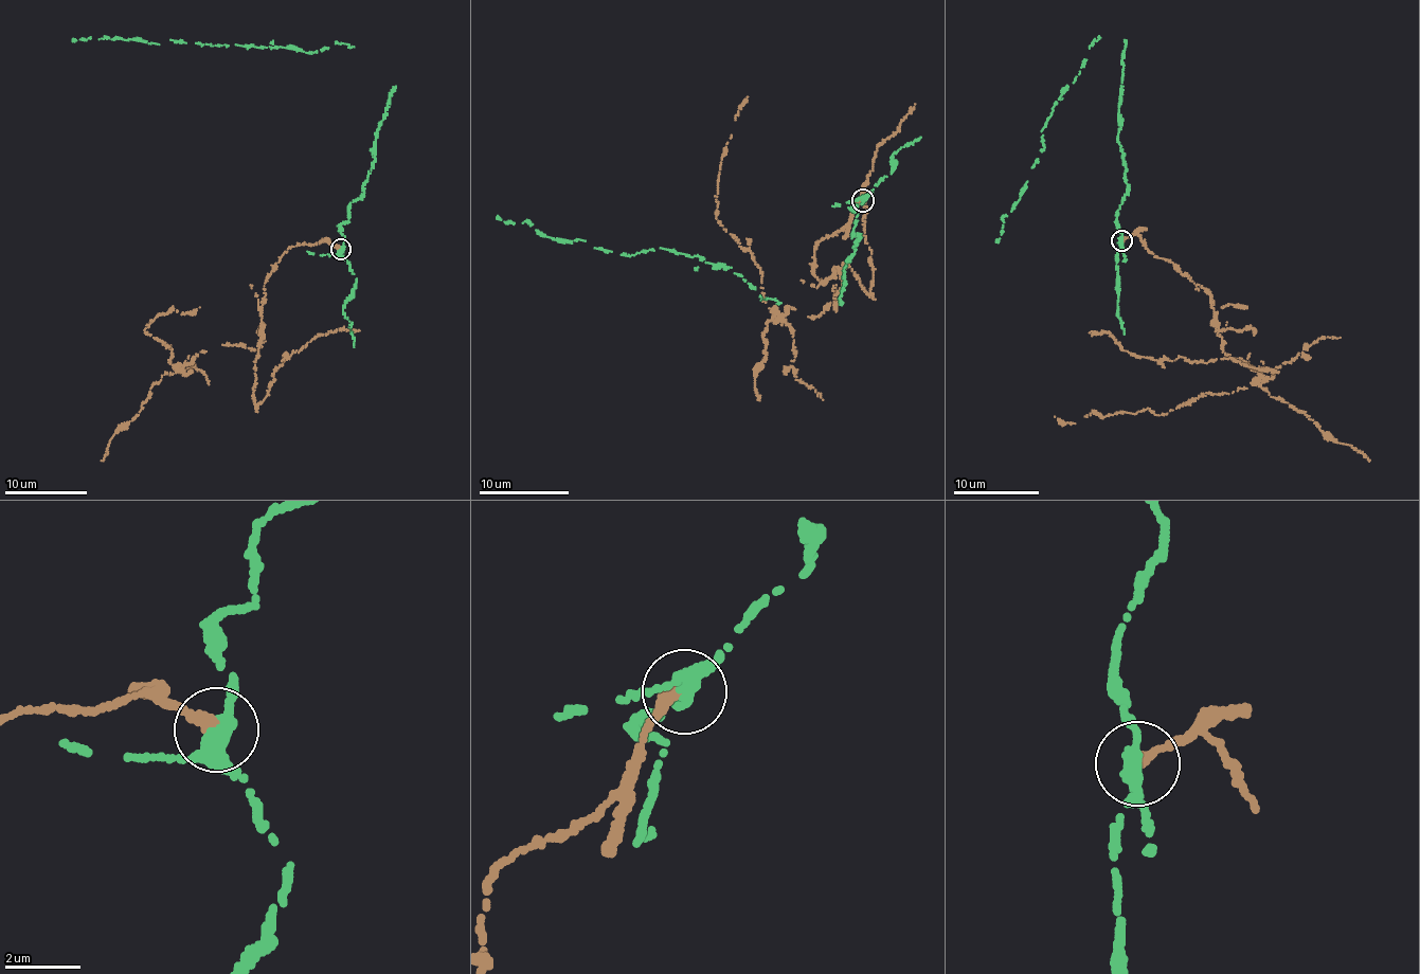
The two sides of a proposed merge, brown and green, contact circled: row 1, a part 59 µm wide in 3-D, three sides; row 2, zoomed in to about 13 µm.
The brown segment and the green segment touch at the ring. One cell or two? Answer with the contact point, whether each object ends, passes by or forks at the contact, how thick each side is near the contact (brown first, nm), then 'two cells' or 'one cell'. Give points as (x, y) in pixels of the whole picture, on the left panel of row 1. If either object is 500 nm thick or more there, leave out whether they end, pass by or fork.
place (340, 249); brown ends; green forks; calibres 360 and 320 nm; two cells

